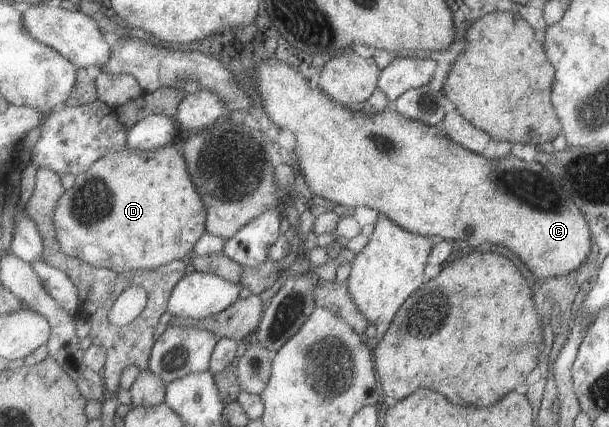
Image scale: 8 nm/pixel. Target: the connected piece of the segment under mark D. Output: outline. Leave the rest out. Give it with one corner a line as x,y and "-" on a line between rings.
167,145
154,151
140,151
129,147
122,151
110,152
109,155
97,160
91,168
88,168
83,174
75,178
75,184
70,189
67,189
65,194
59,199
54,212
57,238
64,253
96,267
116,270
118,273
126,273
133,269
136,271
147,271
148,269
165,266
176,260
188,260
194,254
197,242
201,240
201,237
207,231
207,219
208,208
201,198
196,184
192,181
192,176
188,169
188,160
173,145

